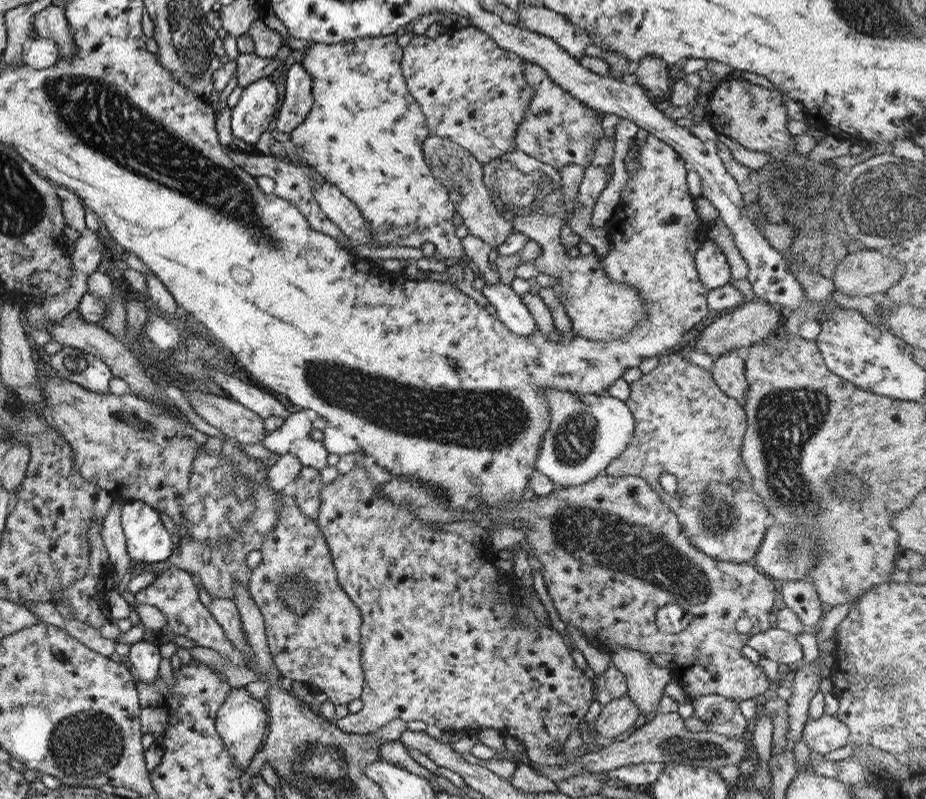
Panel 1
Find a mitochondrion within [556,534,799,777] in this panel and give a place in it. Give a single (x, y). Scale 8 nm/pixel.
(672, 746)

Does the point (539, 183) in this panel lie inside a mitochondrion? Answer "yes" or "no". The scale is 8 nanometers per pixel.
yes

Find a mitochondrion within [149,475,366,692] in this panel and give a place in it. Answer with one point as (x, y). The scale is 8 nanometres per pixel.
(296, 591)

